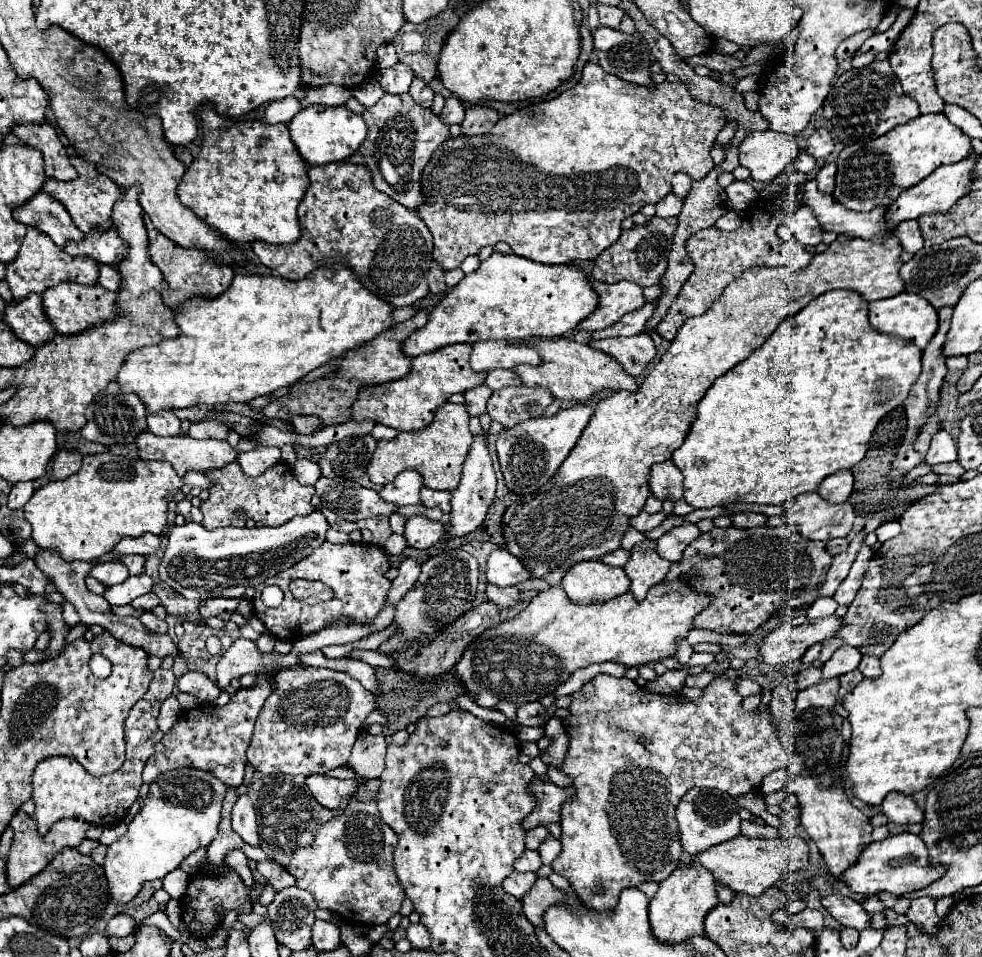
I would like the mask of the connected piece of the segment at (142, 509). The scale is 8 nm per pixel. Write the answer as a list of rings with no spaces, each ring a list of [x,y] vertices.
[[[111,453],[85,455],[81,469],[63,481],[49,481],[33,493],[23,507],[33,527],[37,547],[55,549],[65,561],[93,561],[109,553],[121,537],[163,533],[167,527],[167,503],[183,487],[169,463],[117,457]]]

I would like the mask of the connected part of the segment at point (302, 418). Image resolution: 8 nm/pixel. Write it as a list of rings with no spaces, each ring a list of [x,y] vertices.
[[[291,415],[289,421],[295,433],[301,433],[301,435],[311,435],[325,427],[325,423],[321,423],[321,417],[315,417],[315,415]]]

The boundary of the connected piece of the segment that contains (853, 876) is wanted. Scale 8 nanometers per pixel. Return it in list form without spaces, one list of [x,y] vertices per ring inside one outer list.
[[[899,833],[889,835],[883,841],[873,841],[865,847],[861,857],[855,865],[851,865],[843,877],[841,877],[855,893],[861,895],[875,895],[879,891],[889,891],[893,895],[905,895],[911,891],[917,891],[921,887],[927,887],[929,883],[939,879],[939,873],[931,867],[927,847],[921,843],[921,837],[911,833]]]

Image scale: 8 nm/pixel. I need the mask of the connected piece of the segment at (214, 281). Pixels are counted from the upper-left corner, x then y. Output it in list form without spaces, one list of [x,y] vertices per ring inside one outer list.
[[[145,215],[145,225],[147,225],[147,233],[149,233],[149,243],[151,243],[151,259],[153,263],[161,269],[163,279],[167,281],[167,289],[161,291],[161,297],[165,301],[167,307],[177,307],[181,301],[185,301],[185,297],[189,295],[205,295],[205,297],[215,297],[221,295],[233,279],[233,269],[231,267],[223,267],[209,257],[205,253],[197,253],[197,251],[187,251],[183,247],[179,247],[177,243],[173,243],[169,237],[165,237],[163,233],[159,233],[153,223],[151,217]]]

